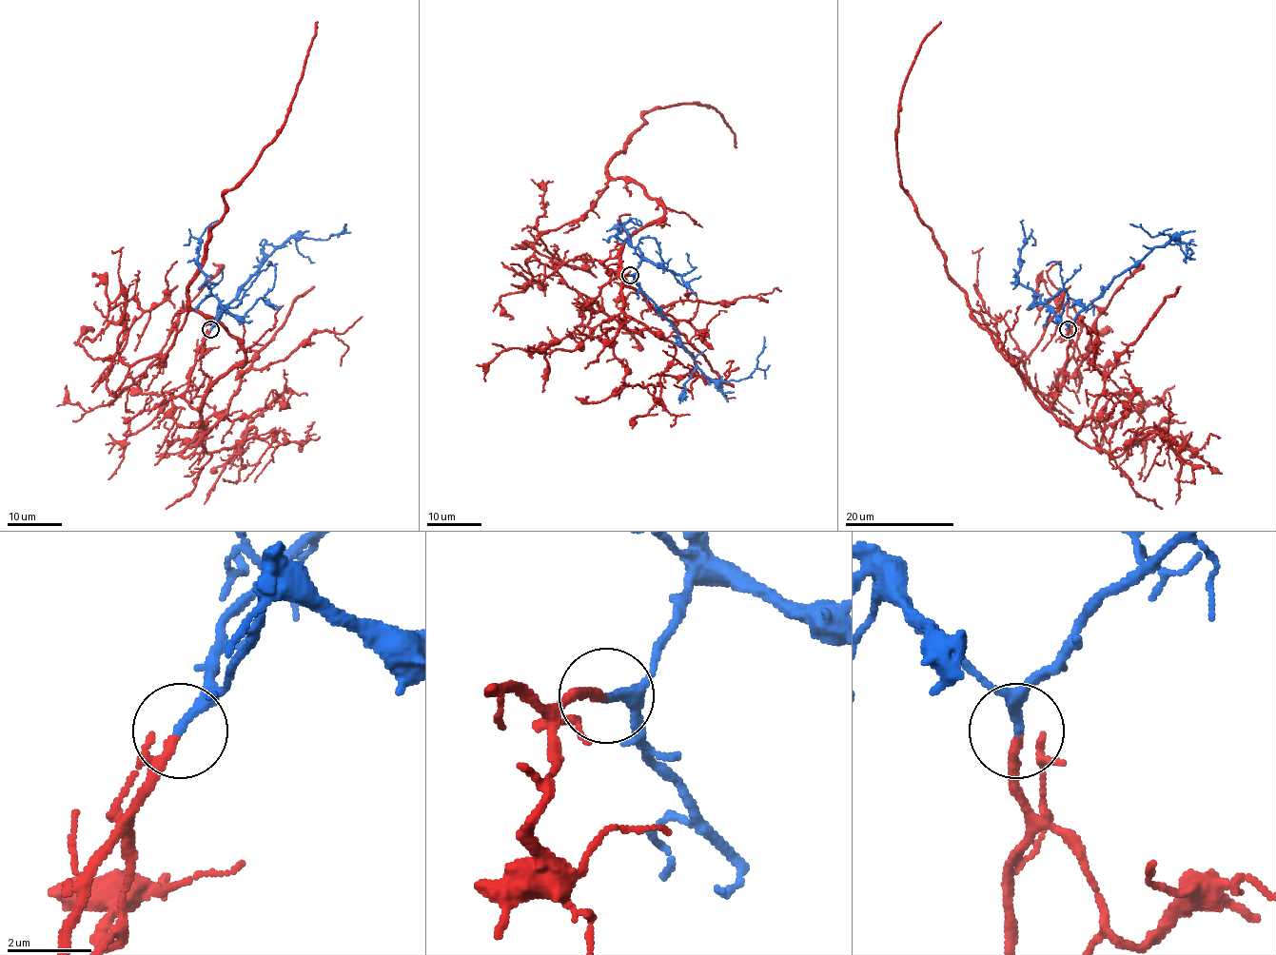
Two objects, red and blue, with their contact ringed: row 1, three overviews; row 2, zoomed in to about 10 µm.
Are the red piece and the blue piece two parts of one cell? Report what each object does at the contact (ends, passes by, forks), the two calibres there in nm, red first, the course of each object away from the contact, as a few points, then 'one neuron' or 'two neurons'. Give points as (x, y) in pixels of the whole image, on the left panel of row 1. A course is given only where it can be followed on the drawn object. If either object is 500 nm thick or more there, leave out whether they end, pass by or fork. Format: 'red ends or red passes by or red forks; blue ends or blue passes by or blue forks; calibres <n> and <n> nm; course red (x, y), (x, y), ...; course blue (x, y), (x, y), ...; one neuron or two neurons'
red ends; blue ends; calibres 240 and 240 nm; course red (210, 330), (185, 393), (194, 408), (245, 359), (194, 310), (188, 283), (224, 195), (284, 123), (317, 21); course blue (210, 329), (216, 317), (276, 246), (291, 237), (328, 239), (332, 235), (338, 236), (344, 224); one neuron

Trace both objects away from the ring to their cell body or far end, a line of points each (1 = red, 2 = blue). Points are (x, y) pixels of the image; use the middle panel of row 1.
1: (630, 275), (603, 263), (664, 214), (637, 183), (613, 179), (608, 164), (643, 114), (708, 105), (736, 147)
2: (630, 275), (672, 323), (678, 344), (710, 379), (747, 379), (756, 366), (764, 336)

